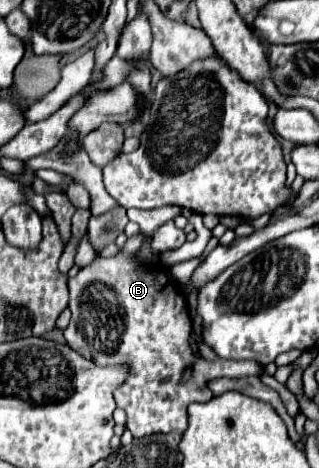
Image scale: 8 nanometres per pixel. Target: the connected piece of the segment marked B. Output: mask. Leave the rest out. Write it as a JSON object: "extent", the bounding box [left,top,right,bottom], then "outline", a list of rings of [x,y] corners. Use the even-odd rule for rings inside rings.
{"extent":[64,232,264,438],"outline":[[[138,232],[136,236],[128,238],[126,244],[118,250],[112,258],[98,256],[88,266],[80,268],[80,272],[68,280],[70,302],[68,308],[72,312],[70,324],[64,330],[64,338],[80,356],[94,360],[98,366],[116,366],[128,364],[126,380],[114,390],[116,406],[126,412],[126,430],[132,432],[134,438],[144,438],[150,434],[168,434],[174,430],[184,432],[188,428],[188,404],[192,402],[208,402],[212,392],[208,382],[214,378],[246,378],[246,376],[260,376],[264,370],[260,364],[252,360],[206,360],[196,356],[190,348],[190,330],[192,320],[188,314],[188,302],[184,304],[182,284],[170,276],[168,268],[160,264],[146,264],[142,258],[134,256],[140,252],[146,242],[146,236]],[[186,368],[192,370],[188,382],[182,380]]]}

